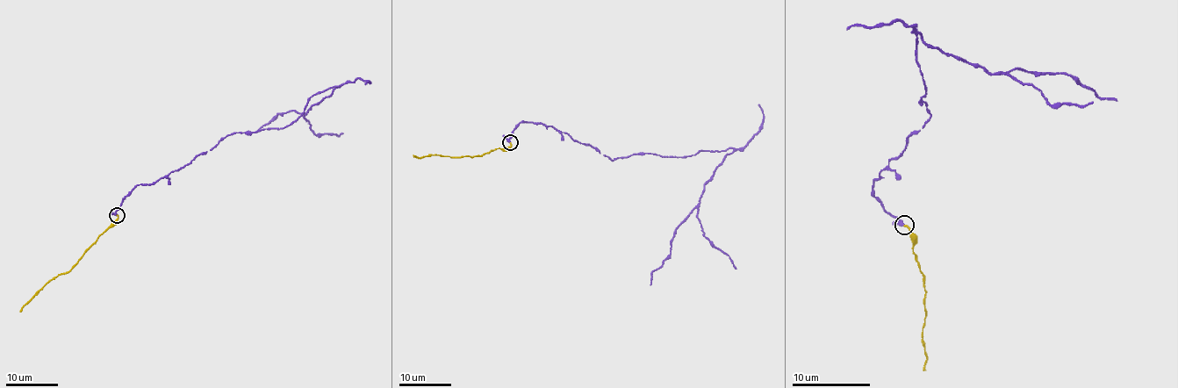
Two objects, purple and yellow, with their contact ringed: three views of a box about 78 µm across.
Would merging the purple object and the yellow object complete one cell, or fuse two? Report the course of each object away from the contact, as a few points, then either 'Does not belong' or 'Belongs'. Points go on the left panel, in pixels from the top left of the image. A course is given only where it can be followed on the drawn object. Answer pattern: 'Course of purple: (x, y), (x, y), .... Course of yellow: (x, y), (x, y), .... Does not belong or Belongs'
Course of purple: (117, 214), (136, 186), (227, 135), (283, 129), (312, 96), (339, 86), (257, 132). Course of yellow: (117, 214), (116, 219), (68, 271), (53, 276), (19, 312). Belongs

